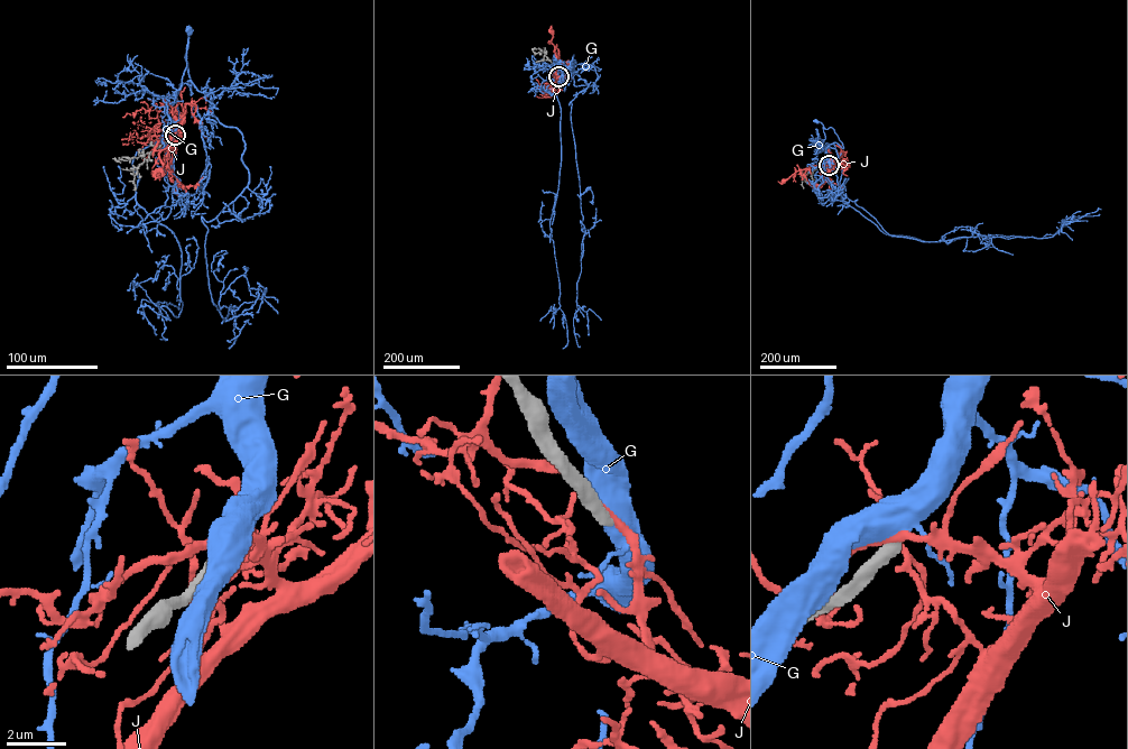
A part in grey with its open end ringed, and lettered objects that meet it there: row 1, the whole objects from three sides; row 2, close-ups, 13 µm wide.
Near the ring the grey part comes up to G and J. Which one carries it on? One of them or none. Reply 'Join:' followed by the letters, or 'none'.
Join: none

